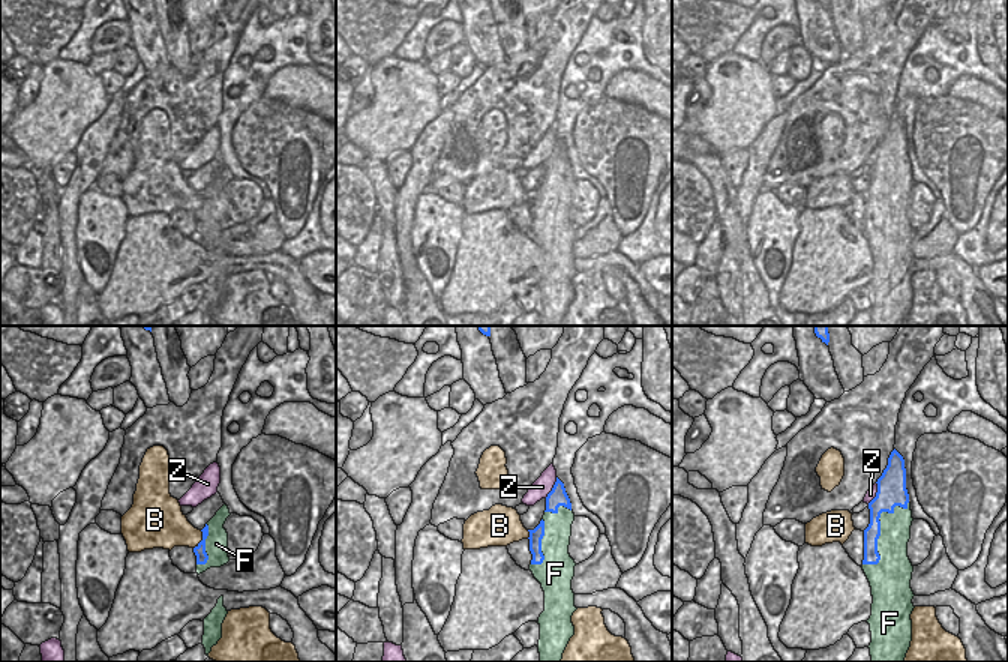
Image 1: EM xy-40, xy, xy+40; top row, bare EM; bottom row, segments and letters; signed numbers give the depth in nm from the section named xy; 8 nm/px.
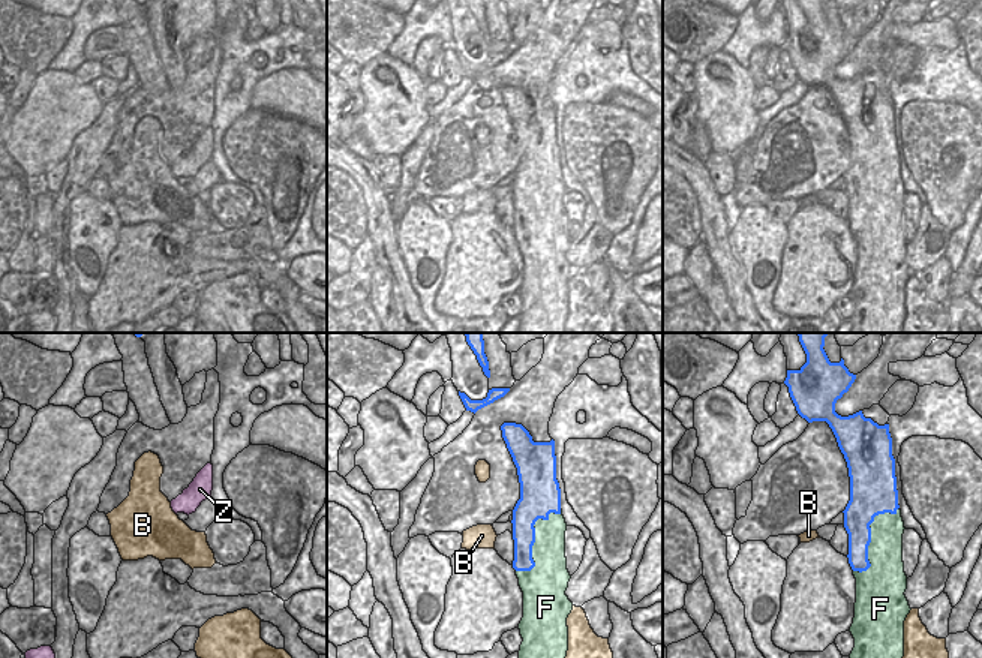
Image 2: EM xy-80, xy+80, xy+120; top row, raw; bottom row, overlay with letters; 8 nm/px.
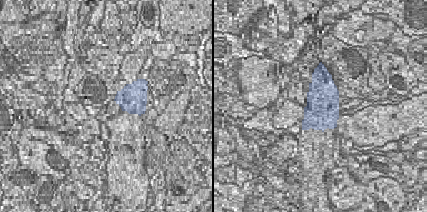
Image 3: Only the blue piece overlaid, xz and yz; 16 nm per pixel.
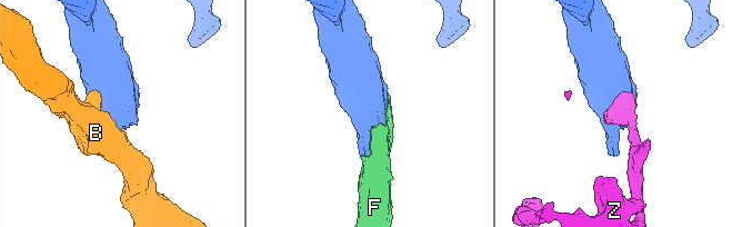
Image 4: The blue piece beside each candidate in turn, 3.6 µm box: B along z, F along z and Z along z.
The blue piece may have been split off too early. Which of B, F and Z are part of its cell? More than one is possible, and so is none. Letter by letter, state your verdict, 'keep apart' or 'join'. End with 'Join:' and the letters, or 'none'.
B: keep apart
F: keep apart
Z: keep apart
Join: none

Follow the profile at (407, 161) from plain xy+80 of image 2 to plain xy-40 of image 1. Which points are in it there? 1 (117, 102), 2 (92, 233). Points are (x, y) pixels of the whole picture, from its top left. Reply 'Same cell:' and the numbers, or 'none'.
Same cell: 1

